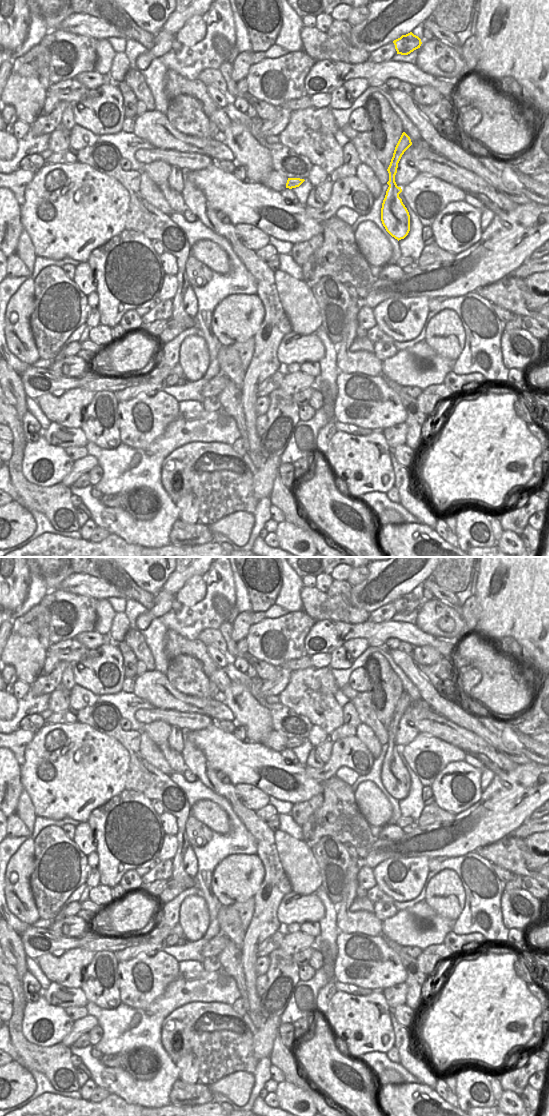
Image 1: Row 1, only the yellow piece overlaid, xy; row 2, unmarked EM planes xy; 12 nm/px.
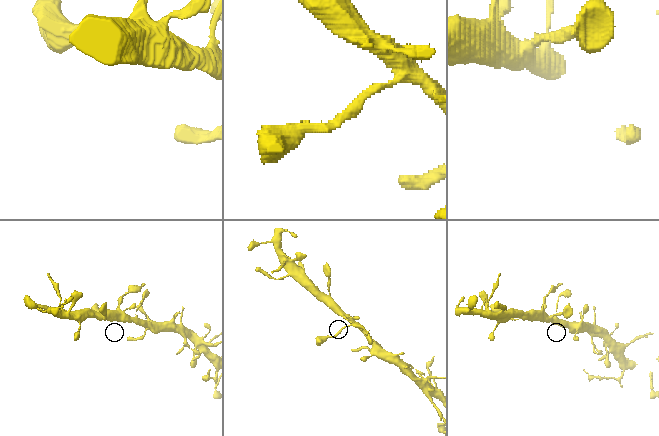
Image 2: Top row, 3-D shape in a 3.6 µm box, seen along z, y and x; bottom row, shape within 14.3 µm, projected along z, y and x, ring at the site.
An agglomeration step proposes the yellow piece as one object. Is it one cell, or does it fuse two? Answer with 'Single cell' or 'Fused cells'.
Single cell.

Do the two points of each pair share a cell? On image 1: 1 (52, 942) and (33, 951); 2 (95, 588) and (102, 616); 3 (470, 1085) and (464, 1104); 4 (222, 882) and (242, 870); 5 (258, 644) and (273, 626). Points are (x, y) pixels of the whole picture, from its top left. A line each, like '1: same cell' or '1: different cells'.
1: same cell
2: different cells
3: same cell
4: same cell
5: same cell

